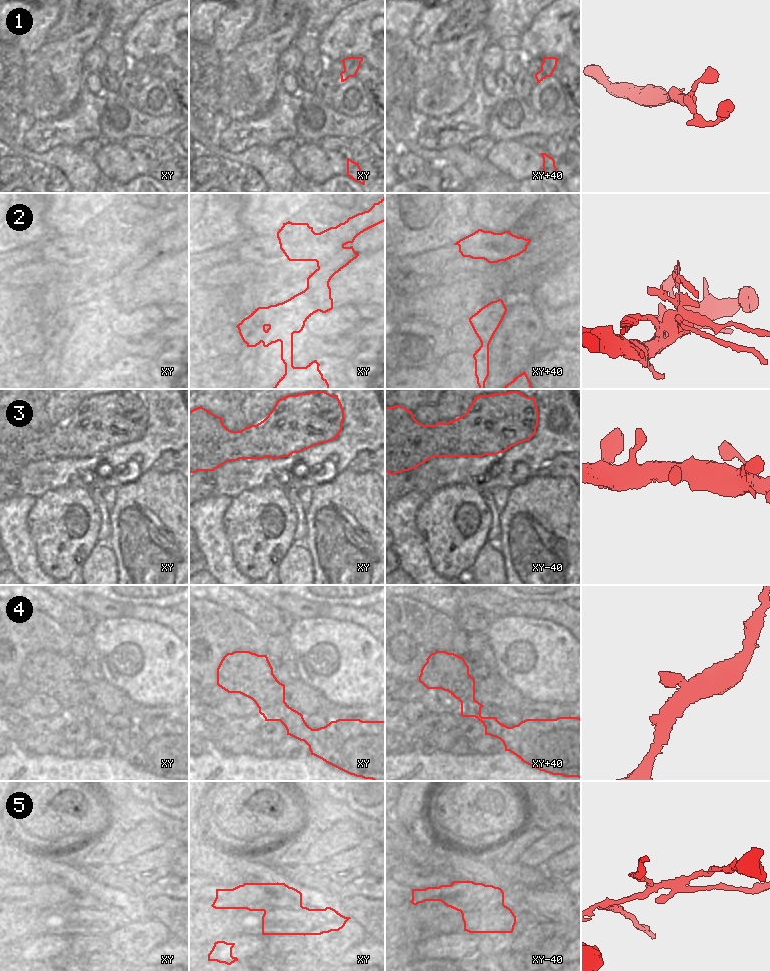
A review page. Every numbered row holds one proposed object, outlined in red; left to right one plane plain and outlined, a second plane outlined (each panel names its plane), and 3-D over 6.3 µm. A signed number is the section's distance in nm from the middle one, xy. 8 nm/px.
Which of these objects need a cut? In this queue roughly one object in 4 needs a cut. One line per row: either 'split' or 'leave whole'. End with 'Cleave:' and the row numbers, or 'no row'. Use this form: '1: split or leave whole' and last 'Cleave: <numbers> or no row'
1: leave whole
2: split
3: leave whole
4: leave whole
5: split
Cleave: 2, 5

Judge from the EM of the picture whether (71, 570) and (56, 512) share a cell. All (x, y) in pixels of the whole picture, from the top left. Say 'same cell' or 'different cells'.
same cell

